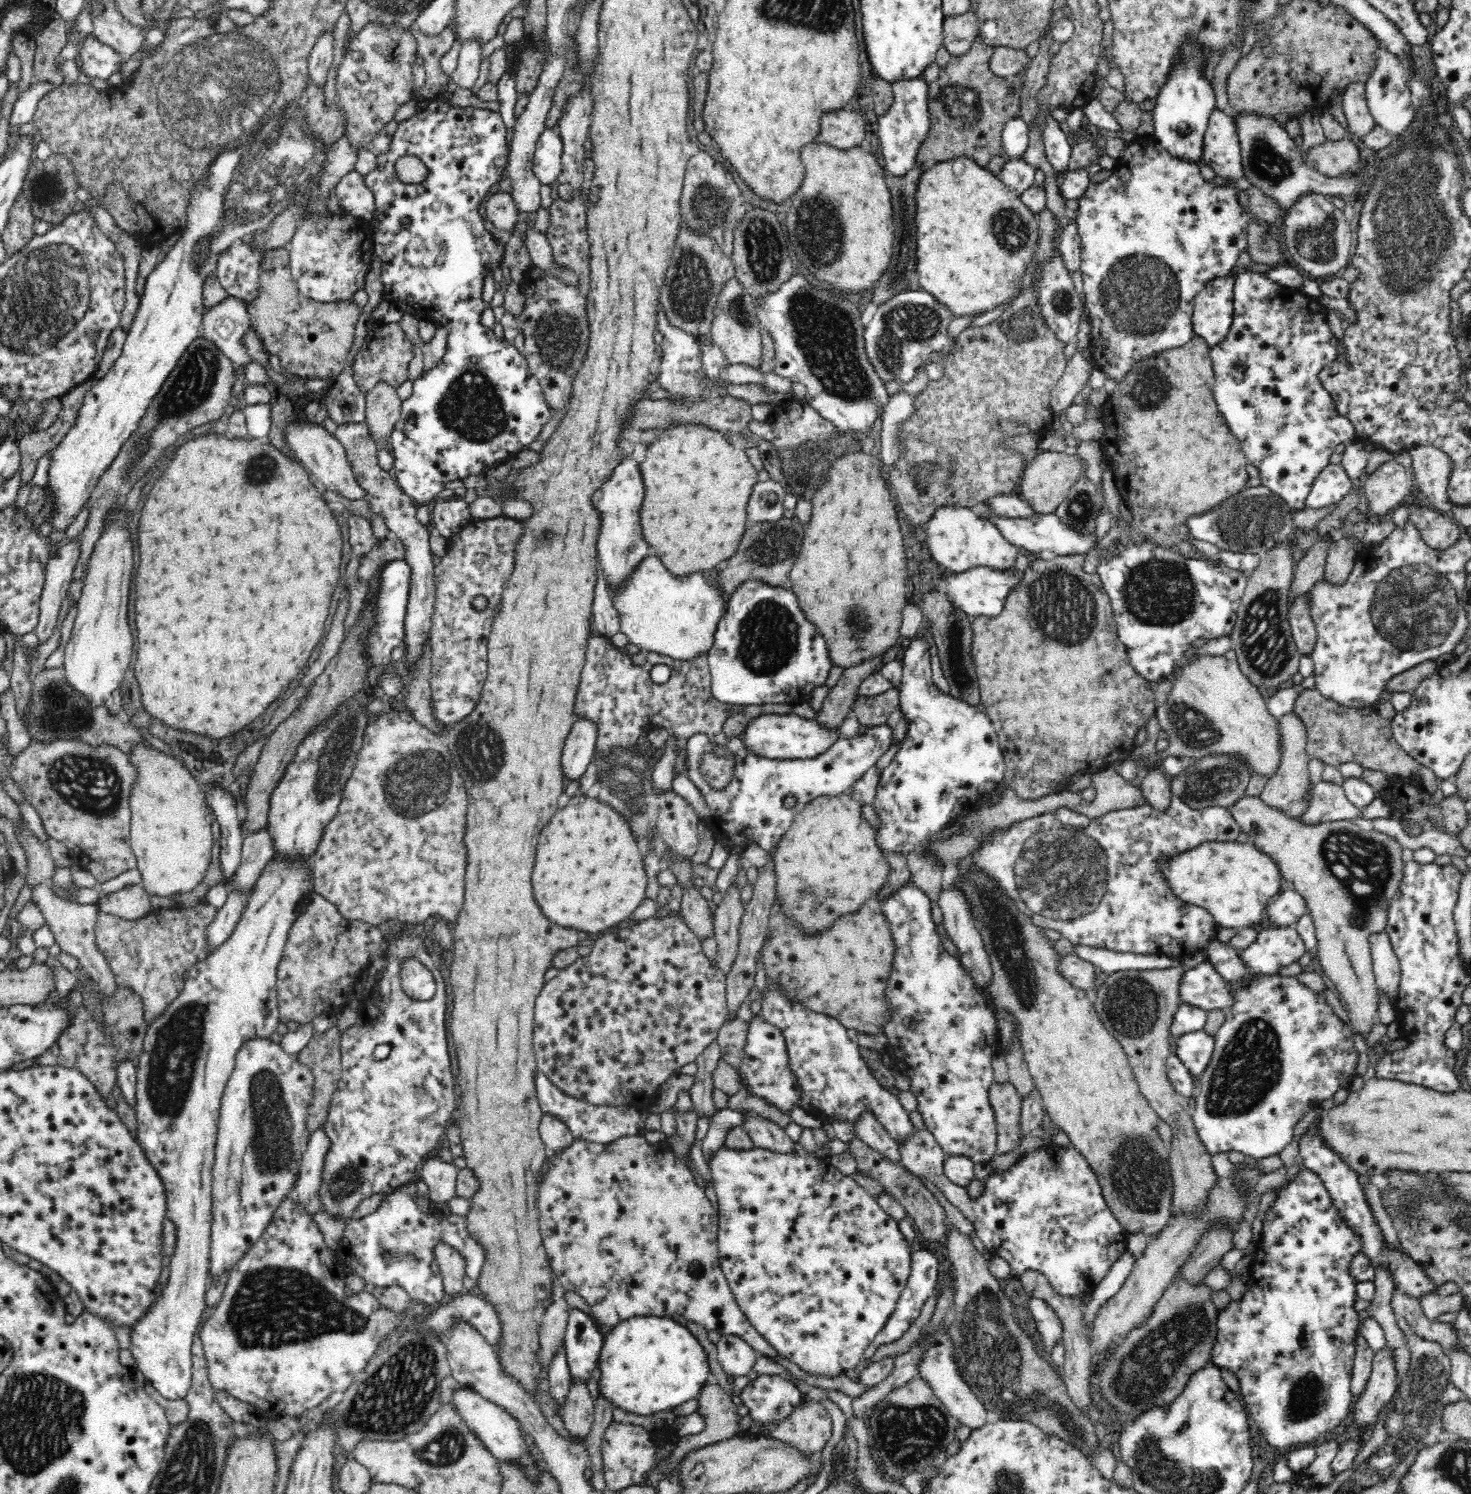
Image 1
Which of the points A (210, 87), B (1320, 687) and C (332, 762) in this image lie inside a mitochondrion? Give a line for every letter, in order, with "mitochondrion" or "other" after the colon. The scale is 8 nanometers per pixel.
A: mitochondrion
B: other
C: mitochondrion

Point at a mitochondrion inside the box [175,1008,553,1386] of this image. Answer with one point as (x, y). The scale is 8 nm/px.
(262, 1314)

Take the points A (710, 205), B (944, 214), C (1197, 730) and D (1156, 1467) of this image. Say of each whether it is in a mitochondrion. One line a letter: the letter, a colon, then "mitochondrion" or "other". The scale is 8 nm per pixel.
A: mitochondrion
B: other
C: mitochondrion
D: mitochondrion

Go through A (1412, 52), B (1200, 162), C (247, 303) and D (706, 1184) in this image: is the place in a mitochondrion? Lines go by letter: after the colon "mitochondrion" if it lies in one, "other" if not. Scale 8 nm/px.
A: other
B: other
C: other
D: other

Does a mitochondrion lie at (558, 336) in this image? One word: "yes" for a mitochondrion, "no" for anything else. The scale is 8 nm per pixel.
yes

